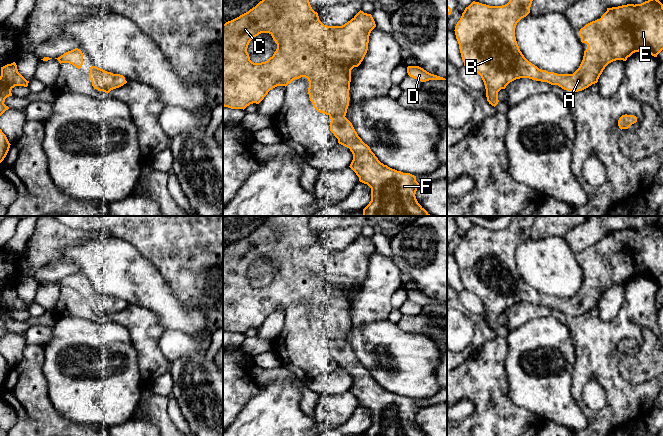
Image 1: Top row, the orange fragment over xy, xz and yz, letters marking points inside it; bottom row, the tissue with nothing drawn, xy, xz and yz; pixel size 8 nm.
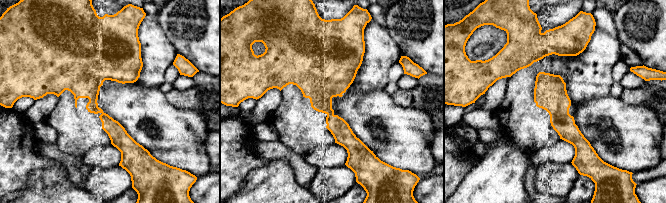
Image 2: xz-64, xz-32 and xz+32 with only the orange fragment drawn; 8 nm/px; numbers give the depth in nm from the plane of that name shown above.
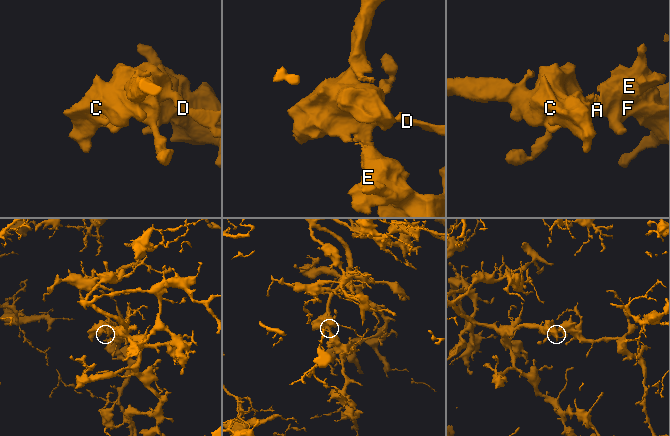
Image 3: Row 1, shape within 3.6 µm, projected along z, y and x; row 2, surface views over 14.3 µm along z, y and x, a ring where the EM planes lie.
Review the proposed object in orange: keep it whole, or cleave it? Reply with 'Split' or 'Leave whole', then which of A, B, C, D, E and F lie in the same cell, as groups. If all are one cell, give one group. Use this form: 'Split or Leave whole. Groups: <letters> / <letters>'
Leave whole. Groups: A B C D E F

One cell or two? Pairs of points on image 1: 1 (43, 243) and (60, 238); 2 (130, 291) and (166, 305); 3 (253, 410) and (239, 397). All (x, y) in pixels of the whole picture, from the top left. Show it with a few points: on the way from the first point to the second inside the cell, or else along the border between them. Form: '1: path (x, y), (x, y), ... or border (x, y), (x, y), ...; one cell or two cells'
1: path (47, 241), (50, 238), (56, 238); one cell
2: path (139, 291), (152, 291), (157, 296); one cell
3: border (261, 386), (261, 389), (247, 402), (233, 421); two cells

